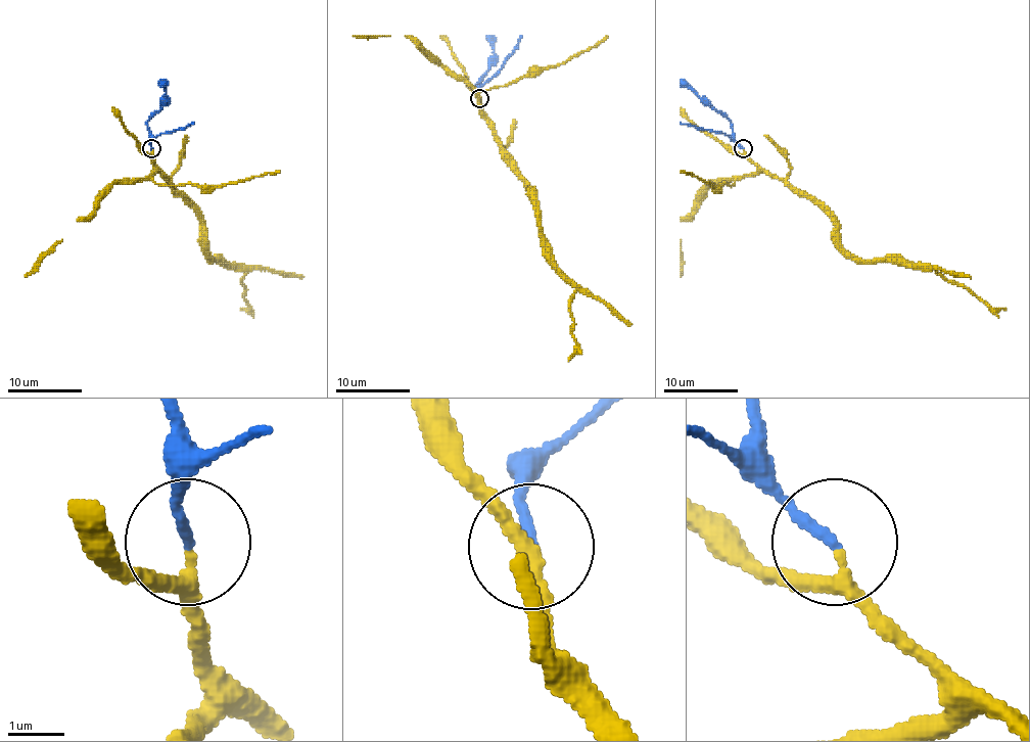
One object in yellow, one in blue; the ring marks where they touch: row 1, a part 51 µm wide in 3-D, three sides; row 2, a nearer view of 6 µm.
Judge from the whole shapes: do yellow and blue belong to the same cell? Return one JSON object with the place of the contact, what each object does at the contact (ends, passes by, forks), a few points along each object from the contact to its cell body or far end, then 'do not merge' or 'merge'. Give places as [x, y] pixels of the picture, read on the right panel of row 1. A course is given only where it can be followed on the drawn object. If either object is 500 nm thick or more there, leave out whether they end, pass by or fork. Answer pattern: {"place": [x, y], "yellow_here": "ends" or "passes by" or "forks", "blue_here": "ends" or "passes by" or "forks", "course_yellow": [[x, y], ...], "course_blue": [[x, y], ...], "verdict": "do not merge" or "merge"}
{"place": [743, 148], "yellow_here": "passes by", "blue_here": "ends", "course_yellow": [[744, 150], [820, 205], [838, 243], [851, 254], [928, 264], [992, 308], [1005, 310]], "course_blue": [[744, 148], [735, 139], [729, 121], [681, 80]], "verdict": "merge"}

